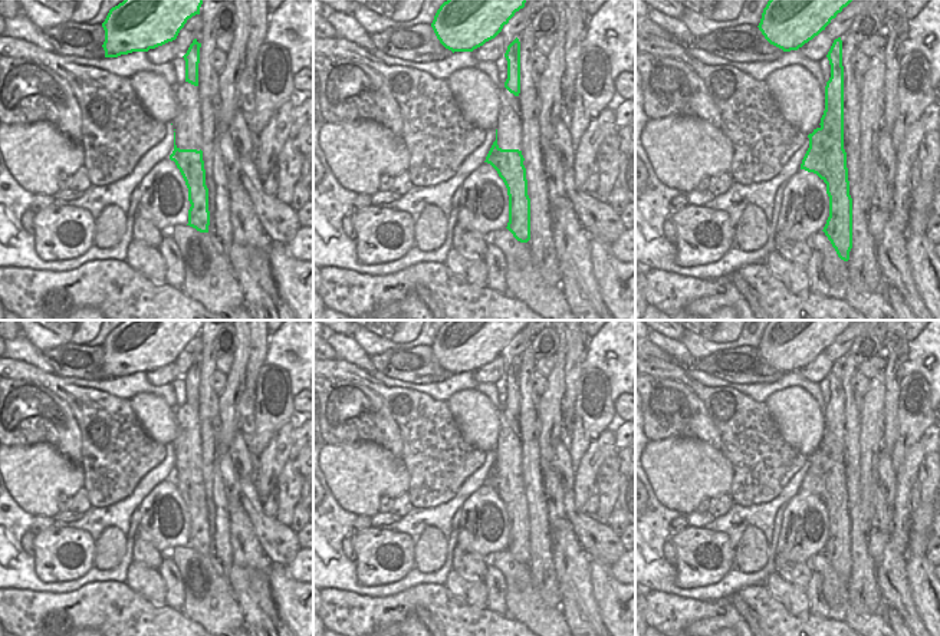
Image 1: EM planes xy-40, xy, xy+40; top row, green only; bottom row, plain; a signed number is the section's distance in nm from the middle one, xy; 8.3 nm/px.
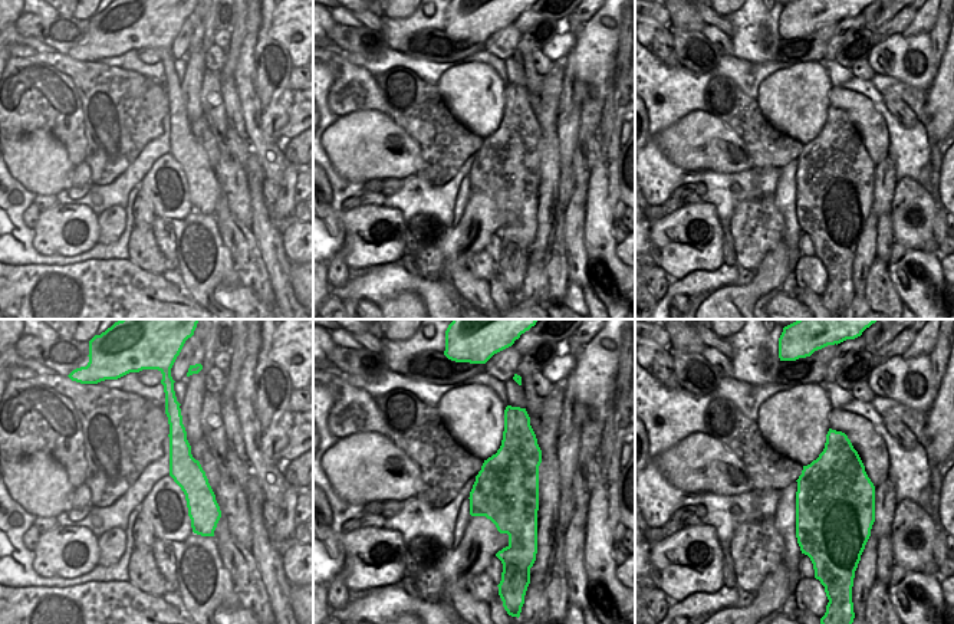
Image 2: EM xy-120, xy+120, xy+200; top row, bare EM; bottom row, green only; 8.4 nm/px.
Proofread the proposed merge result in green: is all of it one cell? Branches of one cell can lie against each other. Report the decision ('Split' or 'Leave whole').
Split.

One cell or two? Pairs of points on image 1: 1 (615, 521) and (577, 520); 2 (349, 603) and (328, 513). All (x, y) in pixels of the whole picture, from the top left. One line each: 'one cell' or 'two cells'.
1: two cells
2: two cells

